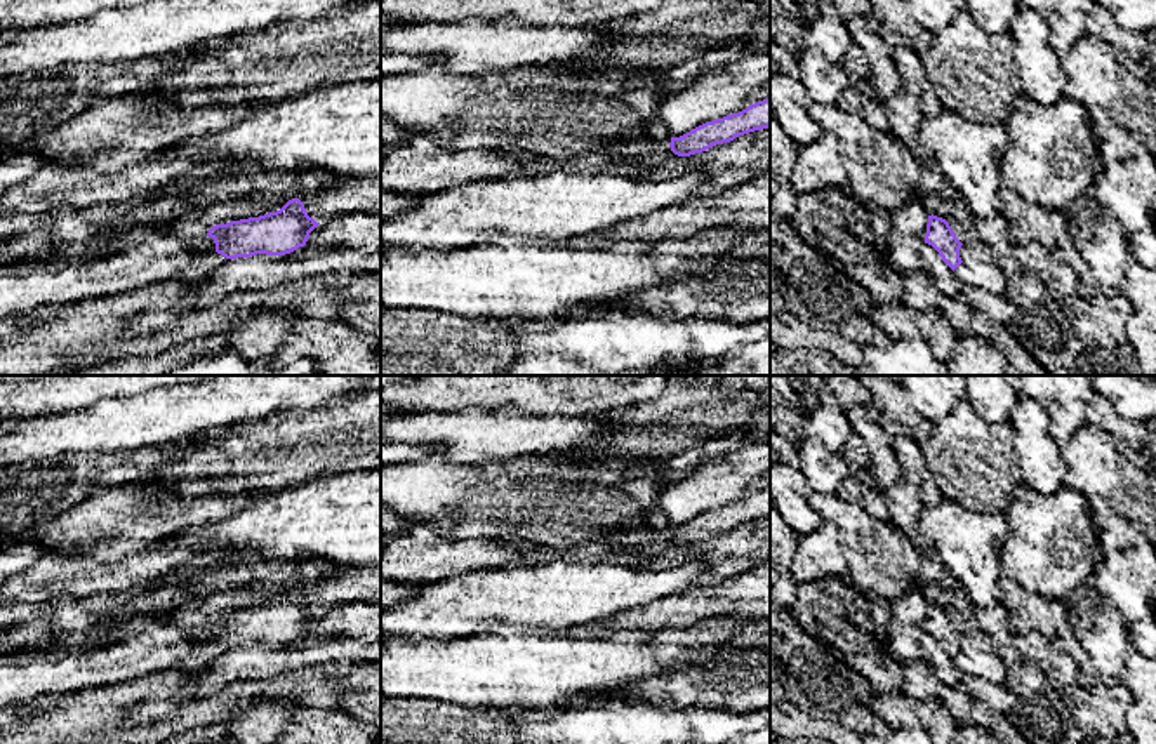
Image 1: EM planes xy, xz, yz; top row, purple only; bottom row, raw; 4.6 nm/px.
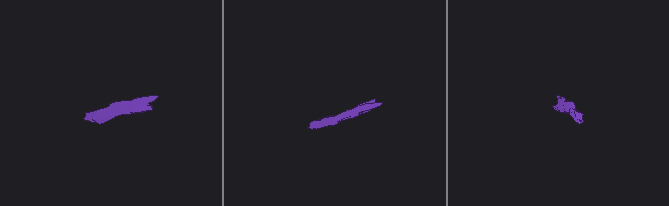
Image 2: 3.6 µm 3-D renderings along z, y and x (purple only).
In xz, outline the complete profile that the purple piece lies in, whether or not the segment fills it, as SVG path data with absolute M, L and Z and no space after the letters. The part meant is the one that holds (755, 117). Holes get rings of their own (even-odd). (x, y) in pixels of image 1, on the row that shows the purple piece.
M770 97L758 101L739 113L706 122L690 132L671 137L671 151L678 156L702 153L711 146L730 143L739 136L770 127Z

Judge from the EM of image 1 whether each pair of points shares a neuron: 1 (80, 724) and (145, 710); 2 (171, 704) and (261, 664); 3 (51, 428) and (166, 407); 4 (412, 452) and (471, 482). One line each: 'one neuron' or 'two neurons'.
1: two neurons
2: one neuron
3: one neuron
4: two neurons

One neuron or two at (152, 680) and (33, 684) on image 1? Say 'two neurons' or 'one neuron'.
two neurons

